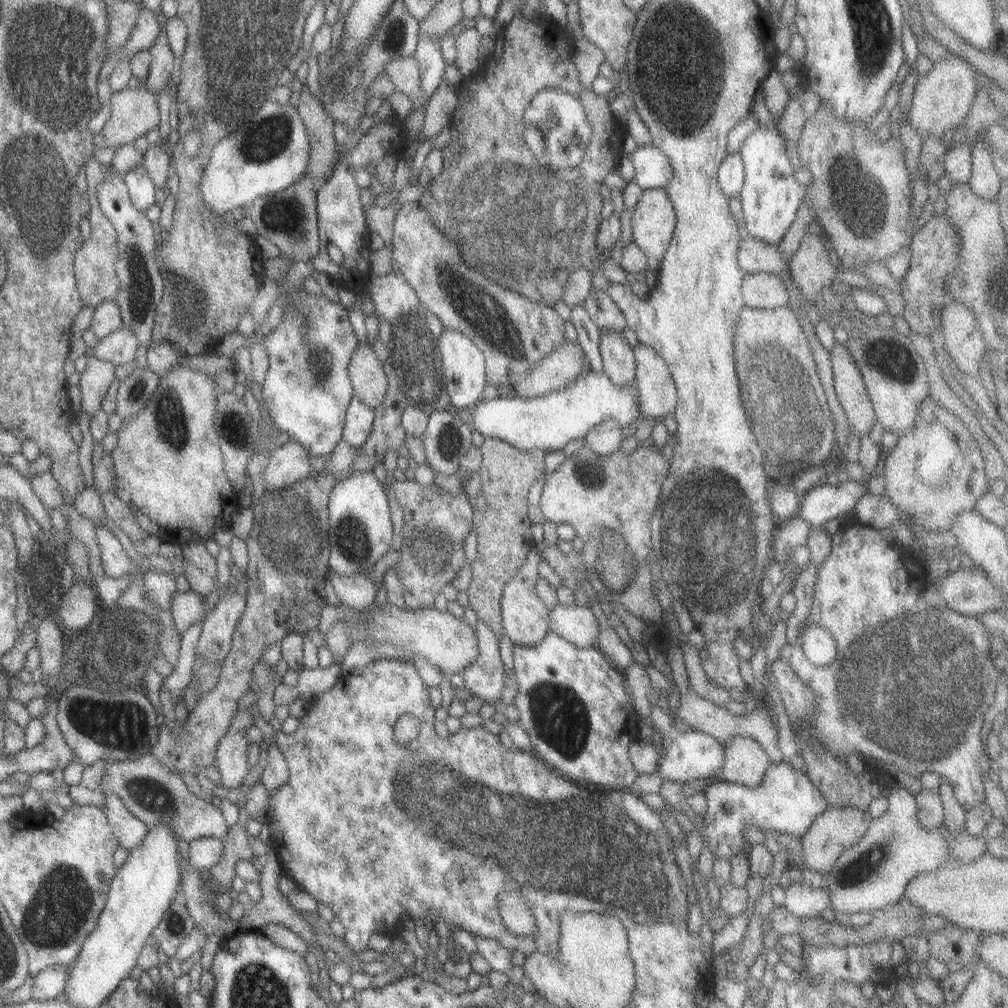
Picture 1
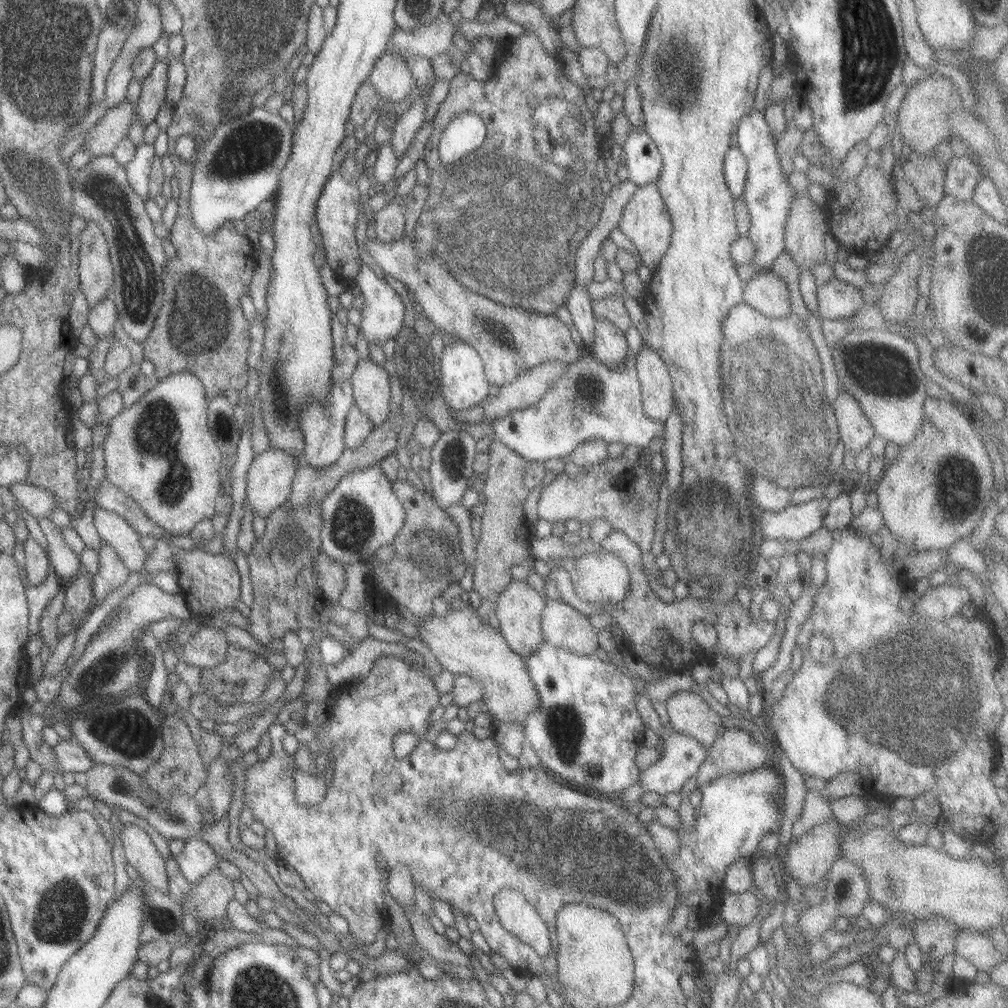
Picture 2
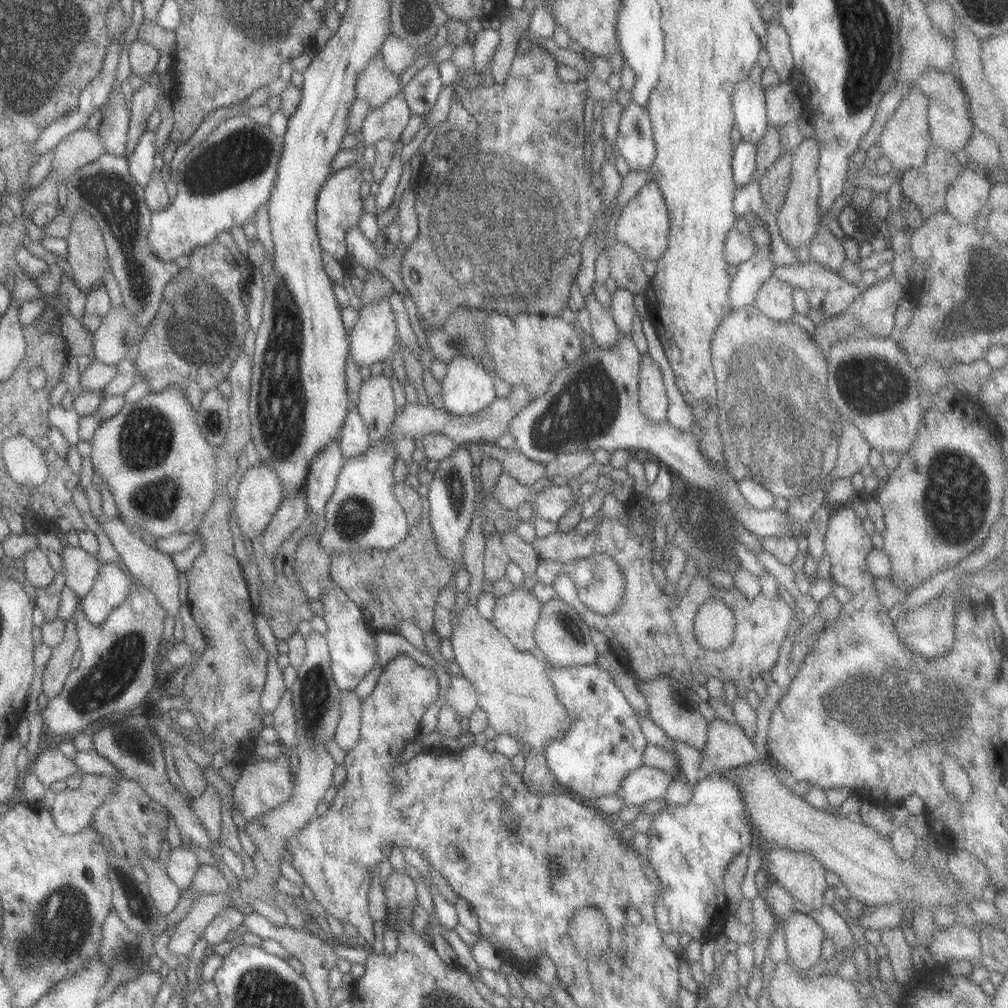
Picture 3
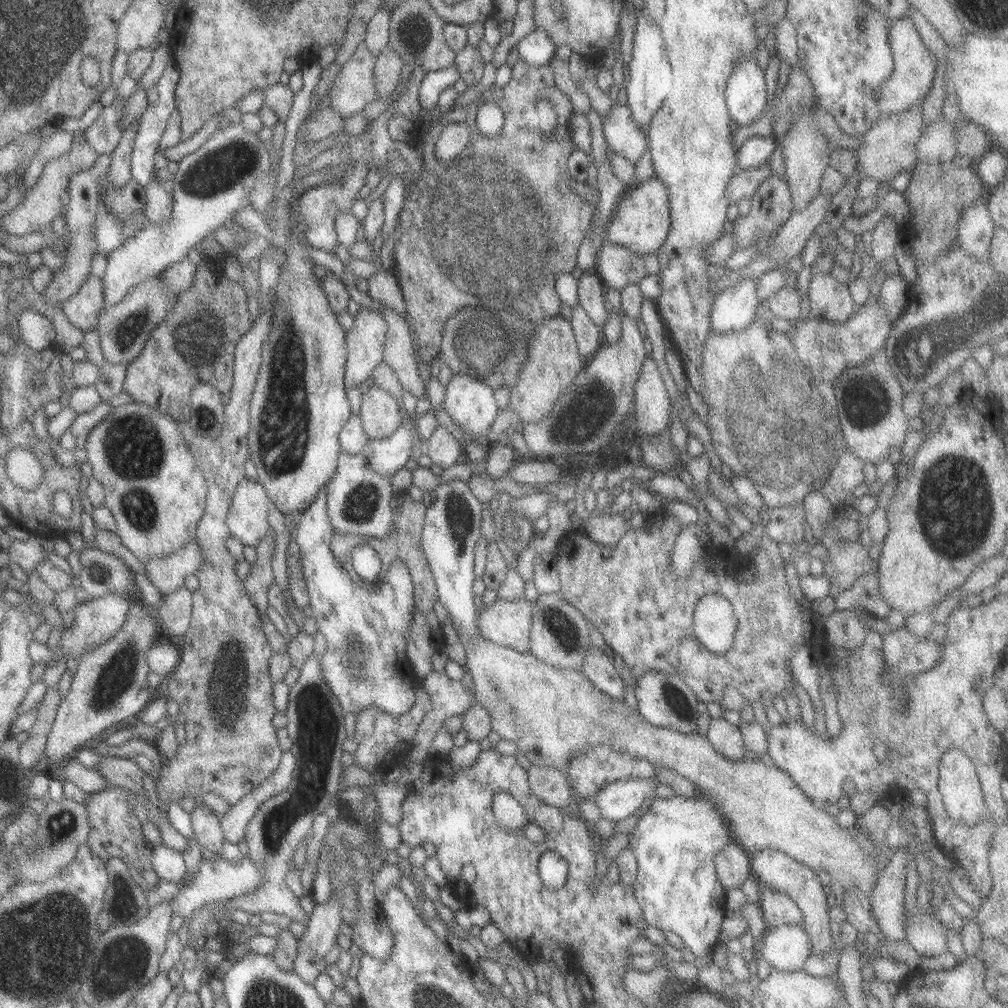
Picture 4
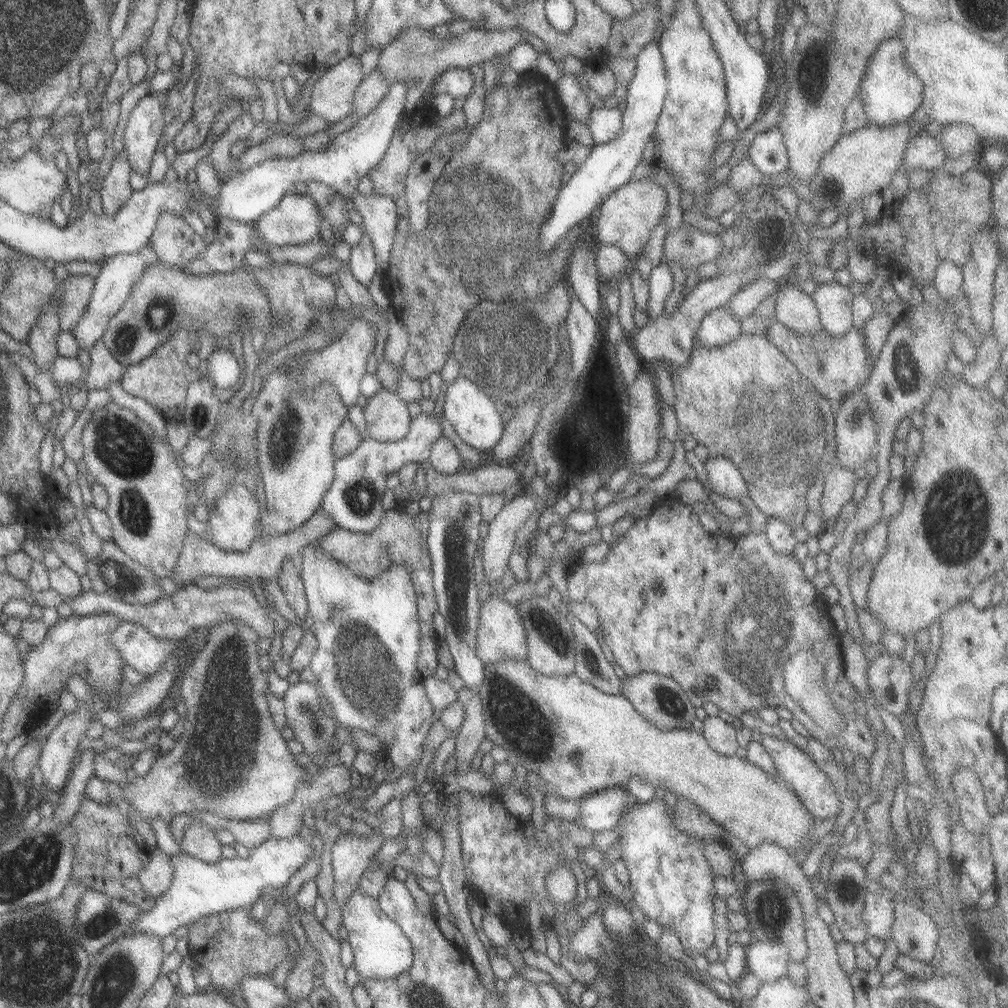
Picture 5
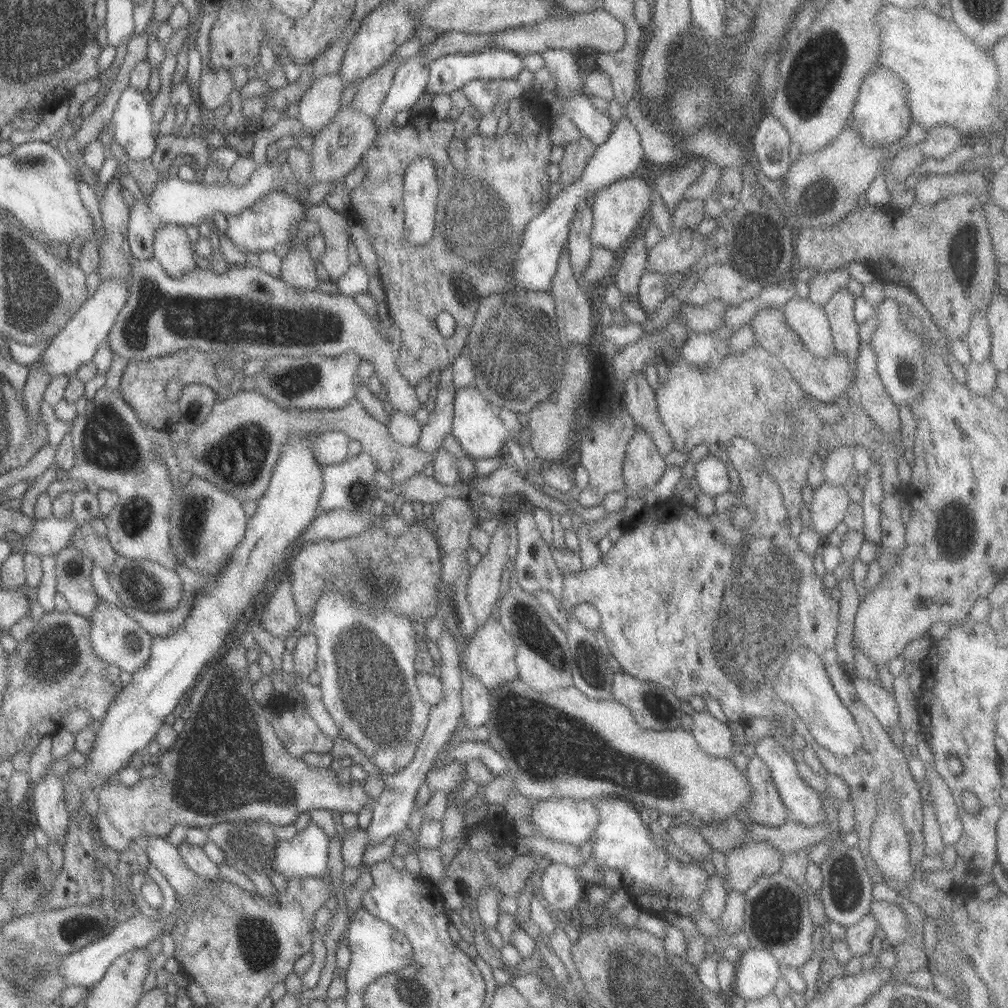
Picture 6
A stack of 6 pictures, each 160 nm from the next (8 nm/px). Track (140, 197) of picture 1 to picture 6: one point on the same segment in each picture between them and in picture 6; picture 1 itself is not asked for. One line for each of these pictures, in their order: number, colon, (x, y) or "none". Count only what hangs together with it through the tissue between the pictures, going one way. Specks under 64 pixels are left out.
2: (137, 169)
3: (140, 162)
4: (150, 125)
5: (143, 127)
6: (131, 122)

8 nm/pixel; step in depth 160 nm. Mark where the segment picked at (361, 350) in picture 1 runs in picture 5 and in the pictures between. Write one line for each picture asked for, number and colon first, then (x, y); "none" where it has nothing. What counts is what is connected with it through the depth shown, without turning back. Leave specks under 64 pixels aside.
2: (370, 386)
3: (375, 405)
4: (379, 416)
5: (386, 417)

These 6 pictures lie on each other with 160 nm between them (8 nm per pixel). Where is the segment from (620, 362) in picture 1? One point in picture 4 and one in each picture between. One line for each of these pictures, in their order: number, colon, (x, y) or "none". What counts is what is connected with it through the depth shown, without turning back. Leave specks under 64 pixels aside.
2: (608, 346)
3: (603, 331)
4: (589, 288)

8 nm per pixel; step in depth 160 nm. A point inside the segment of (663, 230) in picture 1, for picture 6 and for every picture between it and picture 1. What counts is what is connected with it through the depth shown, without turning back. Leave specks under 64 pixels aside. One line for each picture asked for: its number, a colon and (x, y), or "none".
2: (644, 223)
3: (642, 225)
4: (640, 221)
5: (624, 219)
6: (619, 210)

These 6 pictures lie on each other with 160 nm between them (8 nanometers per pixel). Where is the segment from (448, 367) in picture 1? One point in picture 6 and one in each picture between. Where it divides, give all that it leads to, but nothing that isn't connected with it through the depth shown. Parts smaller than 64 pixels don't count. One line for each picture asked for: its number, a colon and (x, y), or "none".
2: (462, 384)
3: (467, 387)
4: (469, 403)
5: (474, 417)
6: (475, 426)

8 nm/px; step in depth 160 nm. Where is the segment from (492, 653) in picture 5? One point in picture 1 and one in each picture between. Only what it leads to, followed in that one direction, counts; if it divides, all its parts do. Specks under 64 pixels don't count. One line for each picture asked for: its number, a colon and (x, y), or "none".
1: (523, 617)
2: (518, 608)
3: (514, 615)
4: (506, 623)

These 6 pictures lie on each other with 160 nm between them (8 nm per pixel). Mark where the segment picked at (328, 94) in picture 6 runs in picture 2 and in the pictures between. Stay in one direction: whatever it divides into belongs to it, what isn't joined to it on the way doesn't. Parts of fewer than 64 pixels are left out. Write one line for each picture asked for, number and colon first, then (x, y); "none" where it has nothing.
2: (390, 77)
3: (374, 85)
4: (352, 88)
5: (330, 99)

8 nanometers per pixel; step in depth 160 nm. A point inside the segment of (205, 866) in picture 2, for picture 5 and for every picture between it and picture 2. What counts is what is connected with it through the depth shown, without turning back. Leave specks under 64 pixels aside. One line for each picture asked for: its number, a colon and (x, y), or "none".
3: (180, 866)
4: (167, 864)
5: (155, 877)

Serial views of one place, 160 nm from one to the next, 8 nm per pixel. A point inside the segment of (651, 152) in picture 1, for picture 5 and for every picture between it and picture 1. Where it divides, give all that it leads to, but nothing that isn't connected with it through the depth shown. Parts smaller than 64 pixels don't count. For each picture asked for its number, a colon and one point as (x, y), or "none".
2: (642, 160)
3: (633, 141)
4: (624, 138)
5: (603, 123)

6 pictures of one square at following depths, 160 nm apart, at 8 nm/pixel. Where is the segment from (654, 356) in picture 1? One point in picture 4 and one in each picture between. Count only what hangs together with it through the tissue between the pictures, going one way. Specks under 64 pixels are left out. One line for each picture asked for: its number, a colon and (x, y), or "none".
2: (654, 382)
3: (652, 401)
4: (651, 406)

